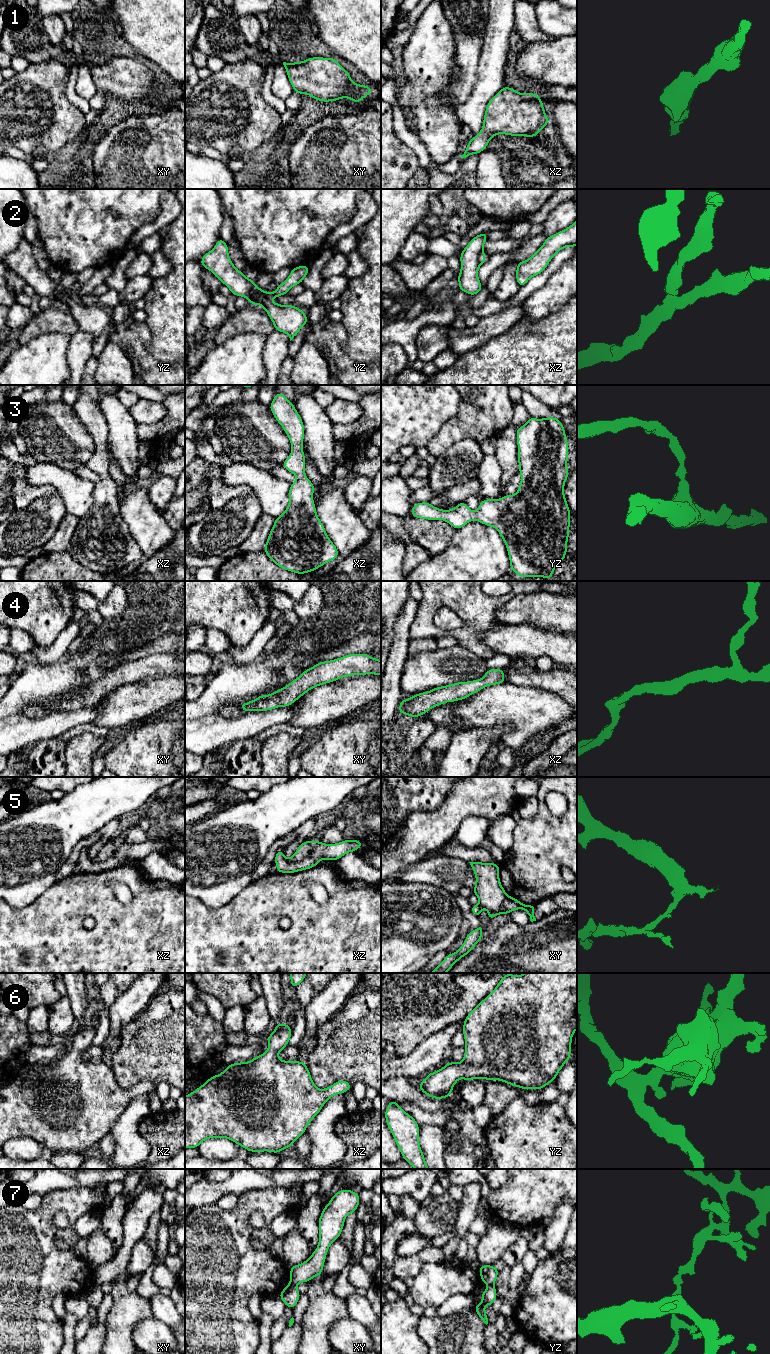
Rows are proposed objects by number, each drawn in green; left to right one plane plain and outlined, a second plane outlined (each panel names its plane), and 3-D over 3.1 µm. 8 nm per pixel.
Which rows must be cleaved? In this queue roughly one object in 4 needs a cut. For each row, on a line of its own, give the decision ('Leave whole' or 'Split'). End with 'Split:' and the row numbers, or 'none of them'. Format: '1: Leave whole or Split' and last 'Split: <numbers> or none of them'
1: Leave whole
2: Split
3: Leave whole
4: Leave whole
5: Split
6: Leave whole
7: Split
Split: 2, 5, 7

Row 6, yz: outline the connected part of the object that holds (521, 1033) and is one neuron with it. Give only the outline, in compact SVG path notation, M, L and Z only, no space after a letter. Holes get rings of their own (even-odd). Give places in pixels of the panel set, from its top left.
M506 973L495 989L467 1015L461 1029L465 1039L463 1060L460 1063L450 1061L441 1069L428 1073L427 1077L418 1086L424 1094L433 1099L448 1098L460 1078L465 1081L472 1079L499 1080L524 1090L540 1090L555 1080L563 1065L571 1058L572 1036L577 1029L577 973L524 973L523 975Z

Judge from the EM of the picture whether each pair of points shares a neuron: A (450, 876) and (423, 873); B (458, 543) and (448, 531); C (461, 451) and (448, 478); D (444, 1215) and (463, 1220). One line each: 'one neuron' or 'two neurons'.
A: one neuron
B: two neurons
C: one neuron
D: two neurons

